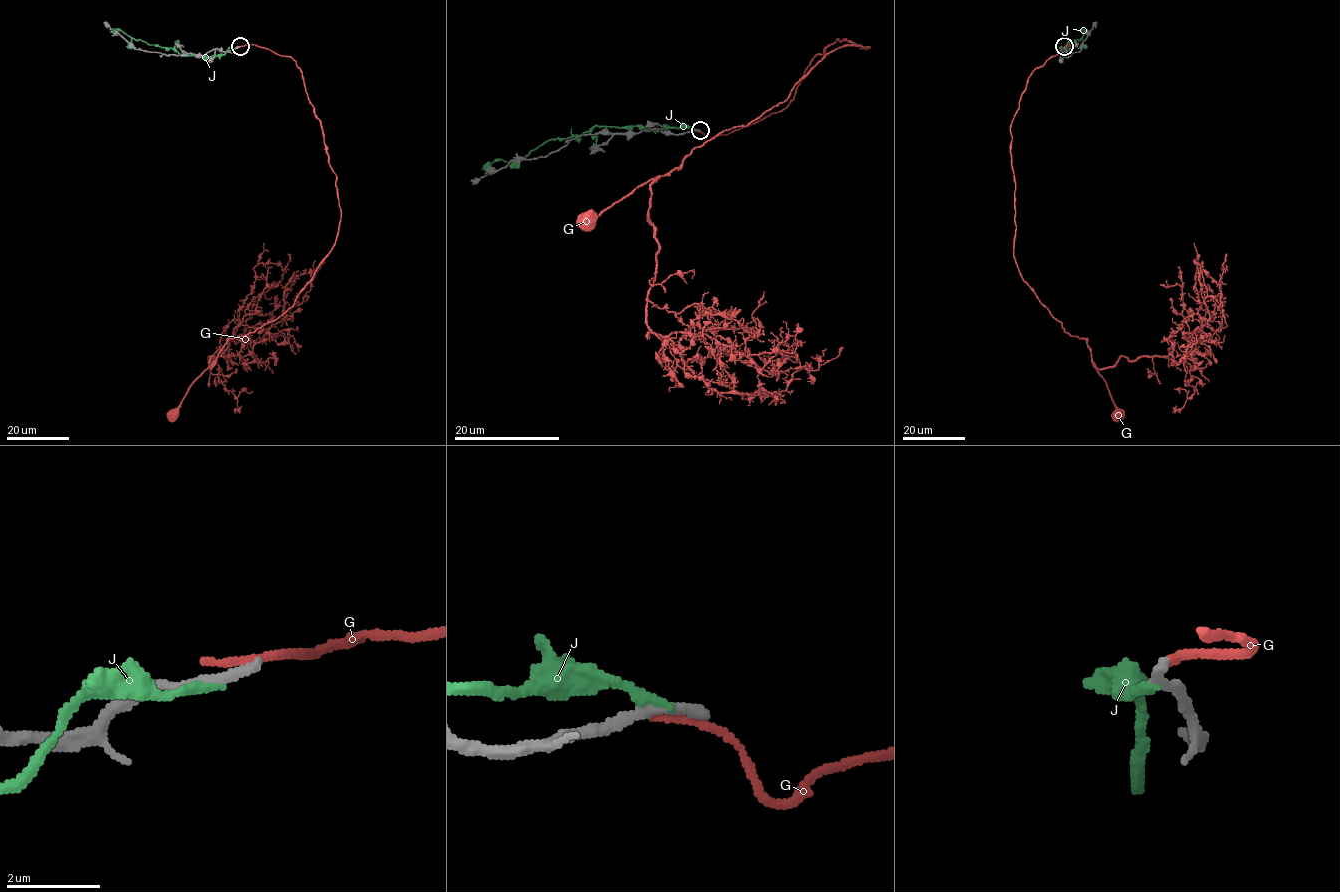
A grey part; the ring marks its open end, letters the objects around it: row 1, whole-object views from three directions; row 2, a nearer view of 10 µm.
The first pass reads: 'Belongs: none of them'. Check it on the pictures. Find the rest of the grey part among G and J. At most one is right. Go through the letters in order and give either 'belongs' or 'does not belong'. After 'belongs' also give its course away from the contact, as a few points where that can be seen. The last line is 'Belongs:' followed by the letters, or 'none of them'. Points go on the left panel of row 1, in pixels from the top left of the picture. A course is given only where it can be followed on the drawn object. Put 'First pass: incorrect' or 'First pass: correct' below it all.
G: does not belong
J: does not belong
Belongs: none of them
First pass: correct

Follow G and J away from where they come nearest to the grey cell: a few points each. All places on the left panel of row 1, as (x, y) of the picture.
G: (239, 46), (256, 45), (296, 62), (336, 176), (340, 222), (332, 250), (293, 304), (227, 341), (175, 414)
J: (237, 48), (210, 56), (183, 56), (171, 48), (131, 38), (121, 30), (110, 32)

